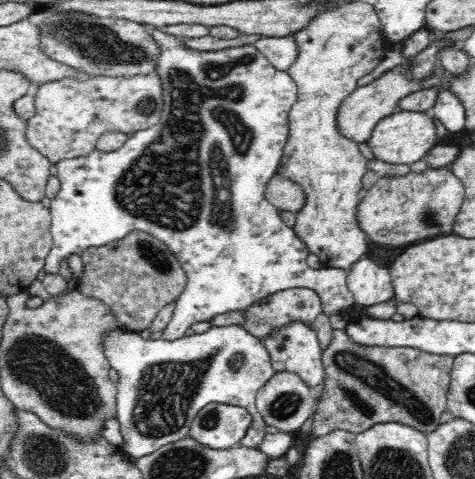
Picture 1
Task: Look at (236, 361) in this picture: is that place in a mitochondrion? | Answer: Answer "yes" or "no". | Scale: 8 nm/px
yes

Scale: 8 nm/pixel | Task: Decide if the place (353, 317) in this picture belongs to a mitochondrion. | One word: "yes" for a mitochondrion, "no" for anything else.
no

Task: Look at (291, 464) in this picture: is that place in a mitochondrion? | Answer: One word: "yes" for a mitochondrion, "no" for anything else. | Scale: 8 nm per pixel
no

